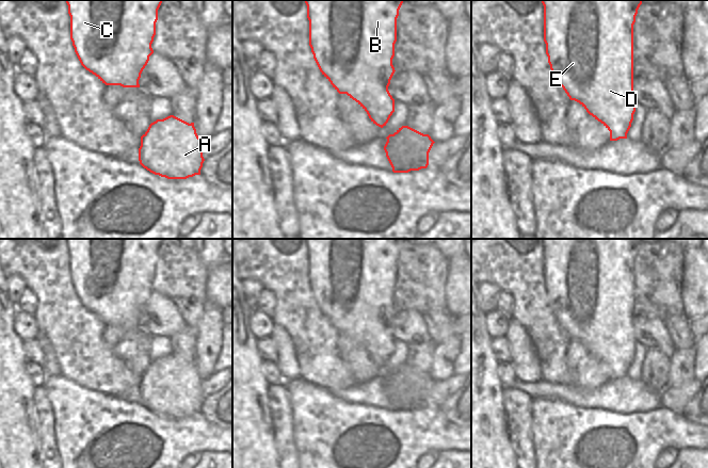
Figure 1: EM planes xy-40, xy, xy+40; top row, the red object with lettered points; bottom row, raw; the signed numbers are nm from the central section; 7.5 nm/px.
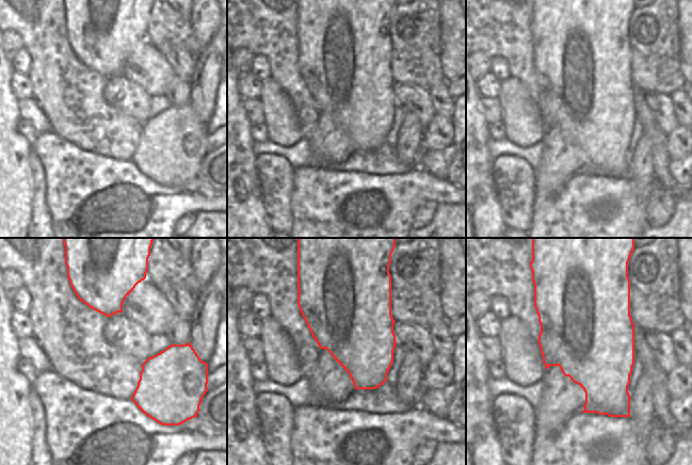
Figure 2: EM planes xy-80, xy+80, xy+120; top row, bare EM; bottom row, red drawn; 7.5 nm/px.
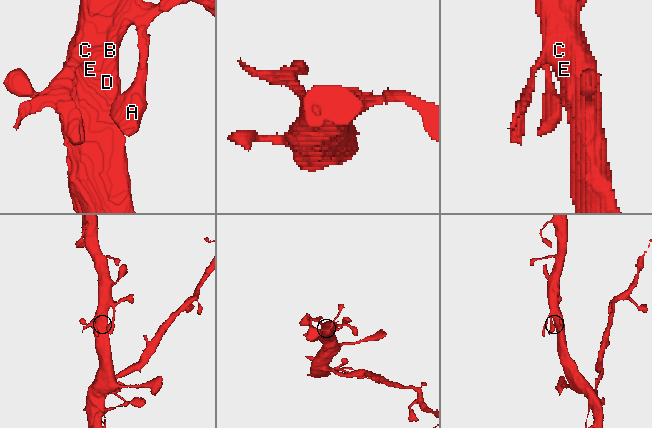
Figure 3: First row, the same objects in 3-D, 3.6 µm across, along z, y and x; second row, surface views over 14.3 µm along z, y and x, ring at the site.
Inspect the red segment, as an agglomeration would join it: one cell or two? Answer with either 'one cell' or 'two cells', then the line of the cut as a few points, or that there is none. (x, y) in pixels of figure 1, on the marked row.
one cell; no cut

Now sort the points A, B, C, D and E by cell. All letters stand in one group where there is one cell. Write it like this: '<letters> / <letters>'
A B C D E

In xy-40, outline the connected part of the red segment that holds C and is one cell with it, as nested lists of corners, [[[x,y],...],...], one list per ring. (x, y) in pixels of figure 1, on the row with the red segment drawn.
[[[66,0],[68,5],[68,14],[70,16],[70,39],[75,48],[75,52],[81,65],[95,75],[106,85],[120,85],[123,87],[140,87],[139,80],[141,74],[149,61],[149,57],[154,53],[151,44],[156,35],[156,22],[158,20],[158,10],[163,0]]]

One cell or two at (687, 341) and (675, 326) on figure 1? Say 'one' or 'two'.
one

